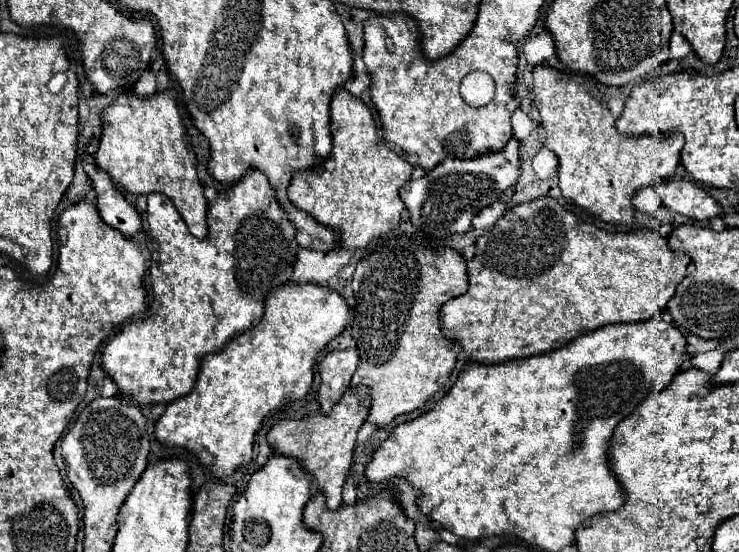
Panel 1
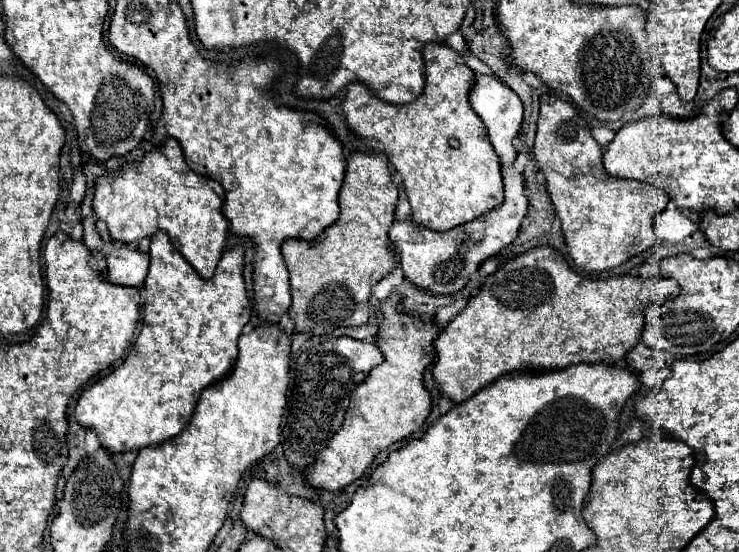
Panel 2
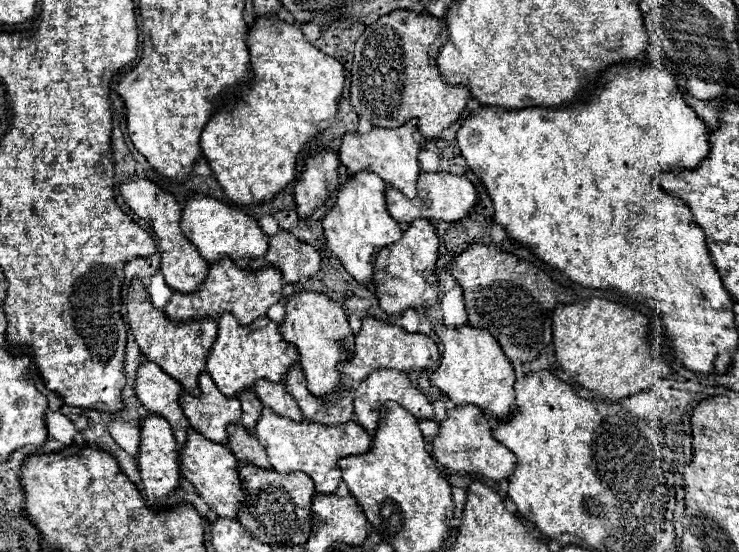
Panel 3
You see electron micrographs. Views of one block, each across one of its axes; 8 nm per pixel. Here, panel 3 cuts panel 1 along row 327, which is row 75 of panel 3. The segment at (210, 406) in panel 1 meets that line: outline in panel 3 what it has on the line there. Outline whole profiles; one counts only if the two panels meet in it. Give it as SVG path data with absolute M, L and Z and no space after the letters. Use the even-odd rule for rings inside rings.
M266 14L256 18L256 22L250 26L248 48L250 48L250 66L254 70L256 82L242 94L236 106L220 104L216 116L212 116L206 128L202 130L200 146L224 194L236 204L260 206L278 196L290 182L298 178L300 174L298 168L302 166L306 154L318 148L322 130L328 128L332 122L336 122L338 100L342 98L346 70L338 60L314 48L304 38L298 26L286 22L278 24L276 14Z

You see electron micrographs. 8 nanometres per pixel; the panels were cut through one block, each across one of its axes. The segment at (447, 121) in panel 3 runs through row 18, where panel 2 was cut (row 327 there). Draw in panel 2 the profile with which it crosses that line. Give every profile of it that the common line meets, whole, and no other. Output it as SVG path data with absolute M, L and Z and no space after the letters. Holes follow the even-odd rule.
M392 292L388 298L380 300L376 346L384 354L384 362L376 366L364 384L356 386L352 392L342 428L330 440L326 450L318 454L314 472L306 476L314 488L340 490L358 480L378 452L416 432L430 414L432 400L424 388L424 370L436 358L434 340L440 334L440 326L434 320L422 322L414 314L400 312L400 304L402 294L398 292Z

